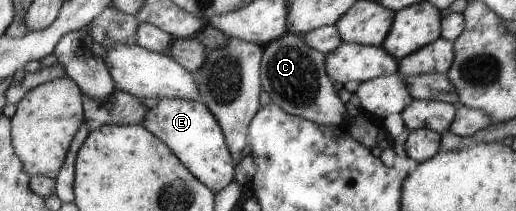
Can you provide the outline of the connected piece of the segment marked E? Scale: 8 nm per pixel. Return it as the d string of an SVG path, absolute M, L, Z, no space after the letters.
M163 98L155 108L147 112L142 124L170 146L191 173L216 194L236 179L237 163L231 153L226 133L218 118L203 101Z

